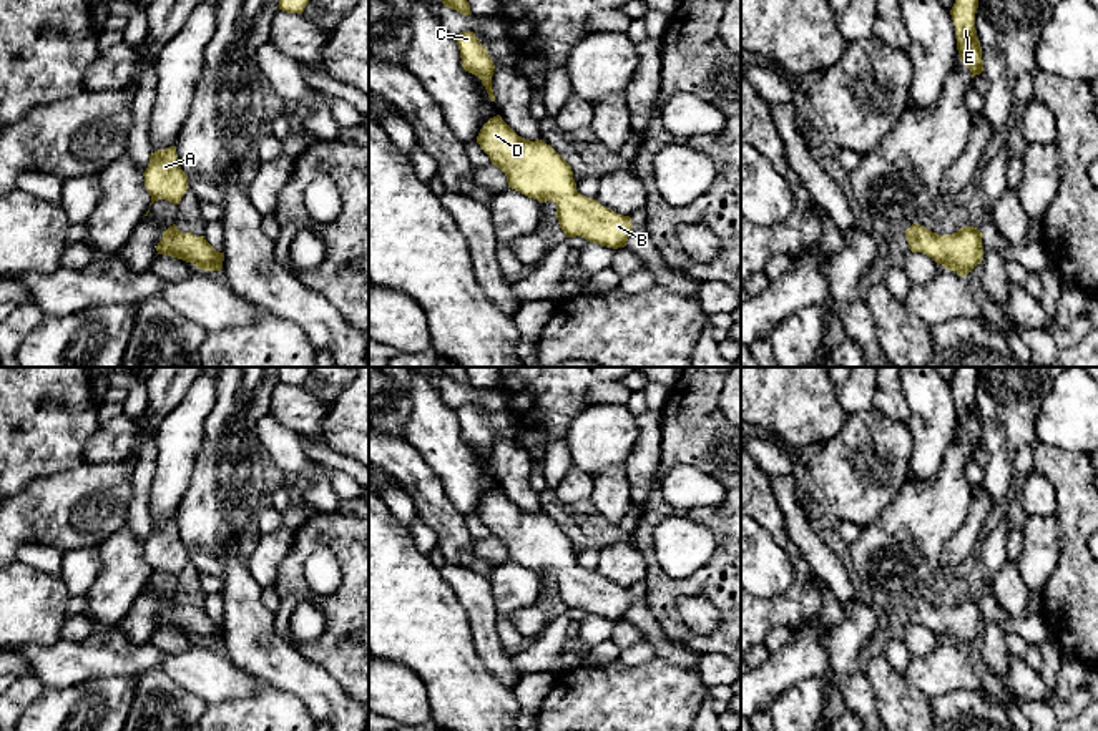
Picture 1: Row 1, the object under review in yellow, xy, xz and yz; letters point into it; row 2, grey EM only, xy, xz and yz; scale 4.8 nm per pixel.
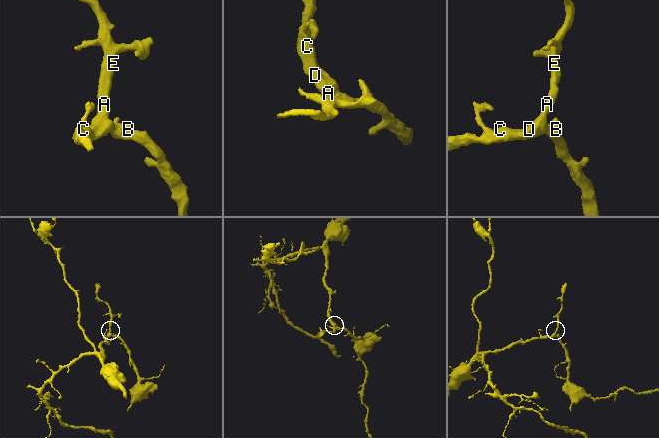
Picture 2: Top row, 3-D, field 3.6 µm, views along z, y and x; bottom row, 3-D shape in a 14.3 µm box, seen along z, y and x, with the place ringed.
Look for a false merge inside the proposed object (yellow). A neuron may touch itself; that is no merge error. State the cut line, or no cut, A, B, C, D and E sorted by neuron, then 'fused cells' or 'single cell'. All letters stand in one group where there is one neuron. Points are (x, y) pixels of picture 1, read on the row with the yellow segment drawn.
no cut | A B C D E | single cell

